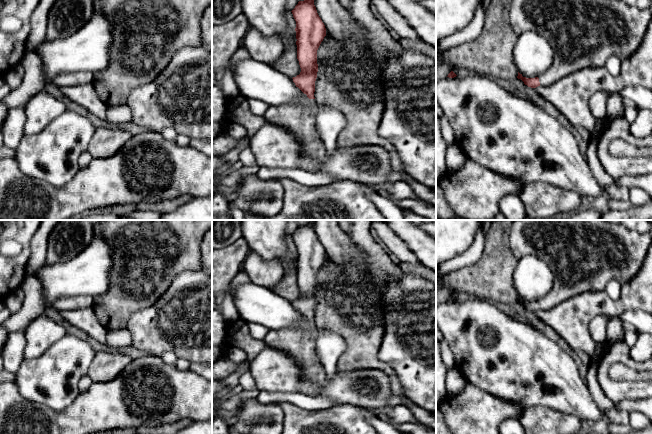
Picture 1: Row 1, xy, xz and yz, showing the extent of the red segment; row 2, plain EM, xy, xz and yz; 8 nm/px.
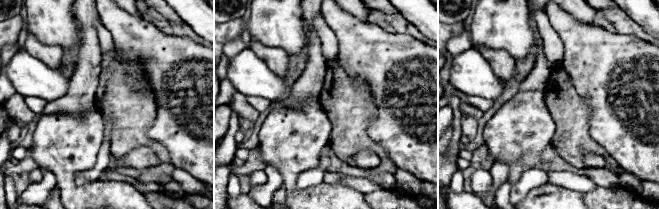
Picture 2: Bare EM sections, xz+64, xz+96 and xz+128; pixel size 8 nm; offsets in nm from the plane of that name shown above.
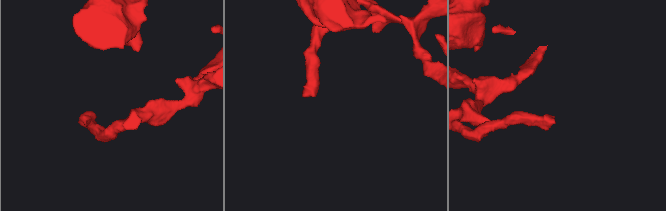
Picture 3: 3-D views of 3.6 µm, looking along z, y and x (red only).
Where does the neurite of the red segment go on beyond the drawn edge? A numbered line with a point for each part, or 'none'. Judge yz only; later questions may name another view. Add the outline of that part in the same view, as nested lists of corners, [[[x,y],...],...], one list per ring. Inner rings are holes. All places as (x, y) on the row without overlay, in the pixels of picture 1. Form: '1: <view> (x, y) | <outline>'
1: yz (584, 255) | [[[513,220],[510,230],[510,246],[516,258],[519,260],[526,255],[535,255],[548,264],[555,276],[551,291],[538,301],[540,310],[549,310],[559,303],[585,292],[604,291],[607,283],[613,279],[617,280],[622,286],[629,283],[642,267],[651,242],[652,237],[648,233],[631,231],[622,224],[614,224],[606,220]]]

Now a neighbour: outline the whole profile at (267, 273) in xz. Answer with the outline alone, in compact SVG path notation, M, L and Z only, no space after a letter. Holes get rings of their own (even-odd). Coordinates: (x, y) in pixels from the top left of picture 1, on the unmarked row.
M250 251L244 261L244 272L251 283L273 289L284 276L286 267L277 259L265 260Z

